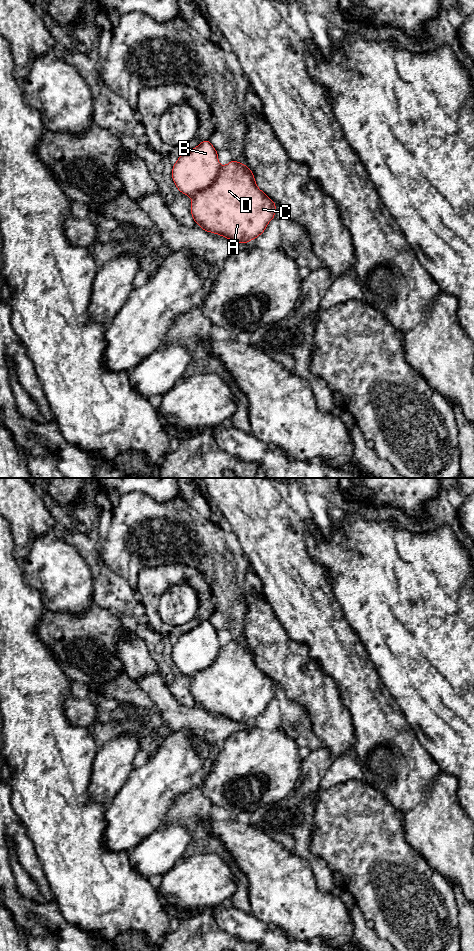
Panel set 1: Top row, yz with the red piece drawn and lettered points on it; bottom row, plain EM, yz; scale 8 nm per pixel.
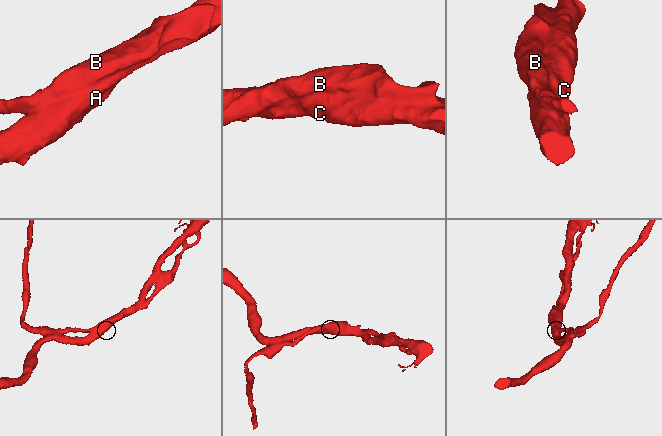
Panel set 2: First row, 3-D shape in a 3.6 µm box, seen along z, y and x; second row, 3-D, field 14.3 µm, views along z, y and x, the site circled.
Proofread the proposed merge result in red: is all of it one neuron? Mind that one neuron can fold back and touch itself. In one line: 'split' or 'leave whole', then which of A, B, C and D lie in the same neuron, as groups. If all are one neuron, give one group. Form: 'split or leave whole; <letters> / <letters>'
leave whole; A B C D

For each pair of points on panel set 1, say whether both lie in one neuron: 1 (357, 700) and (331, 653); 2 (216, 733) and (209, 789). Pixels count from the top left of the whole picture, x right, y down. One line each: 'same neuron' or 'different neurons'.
1: same neuron
2: different neurons

